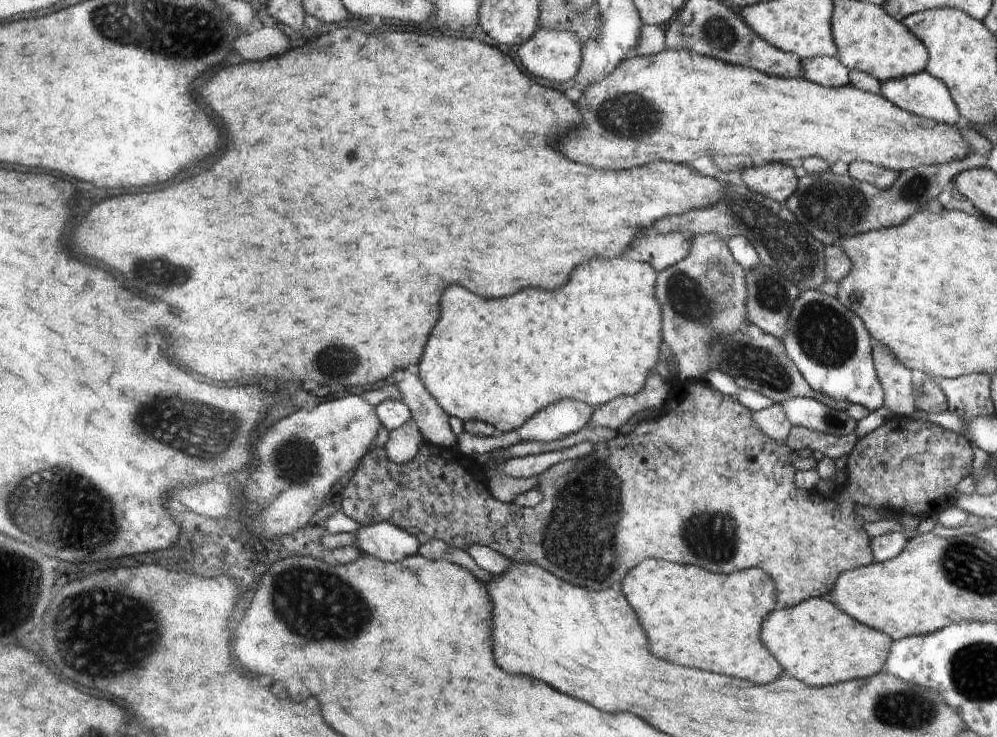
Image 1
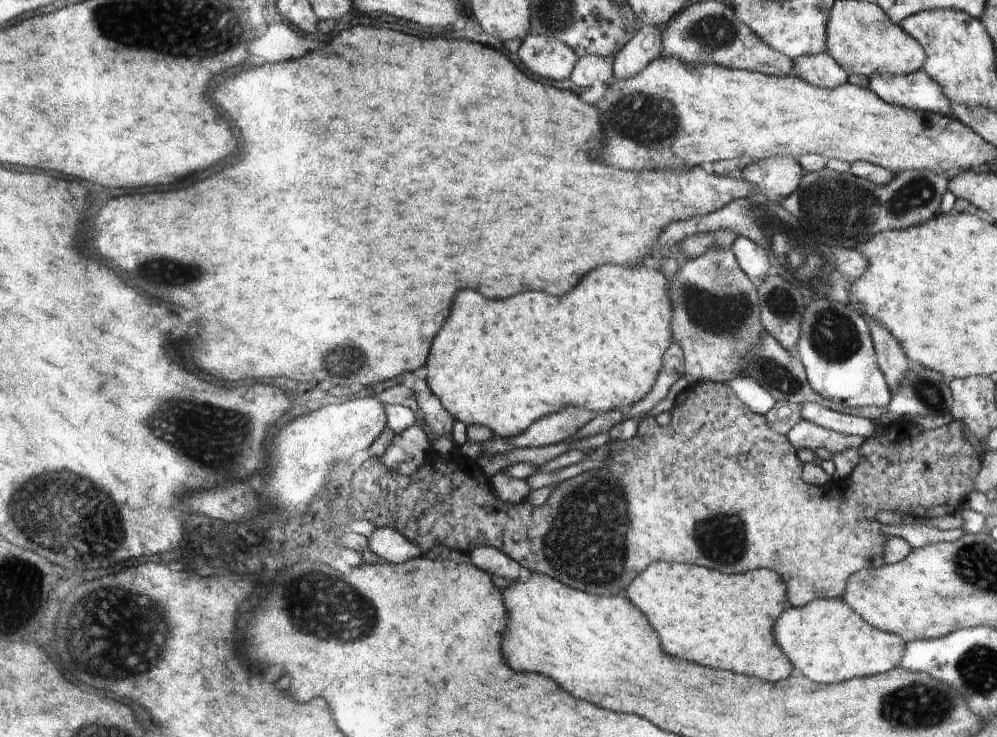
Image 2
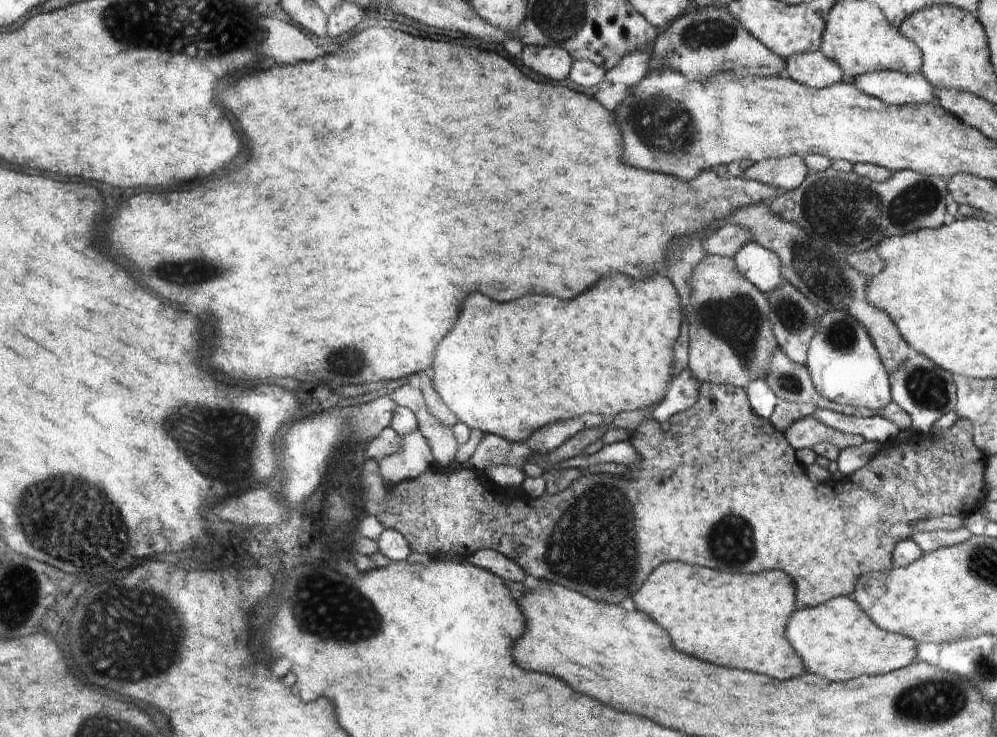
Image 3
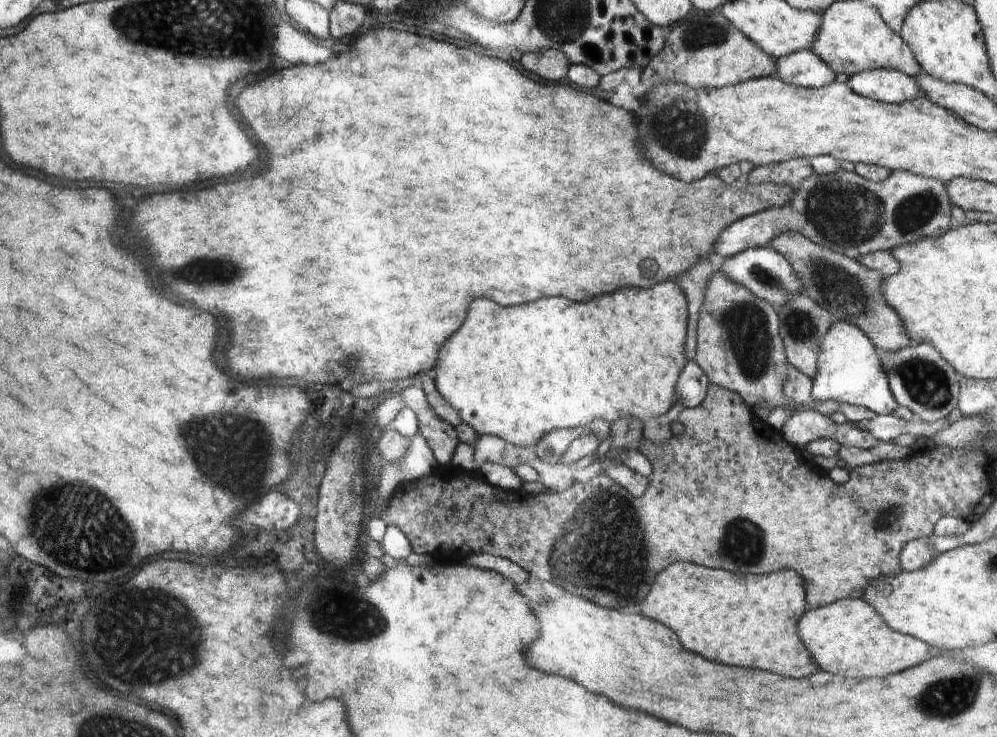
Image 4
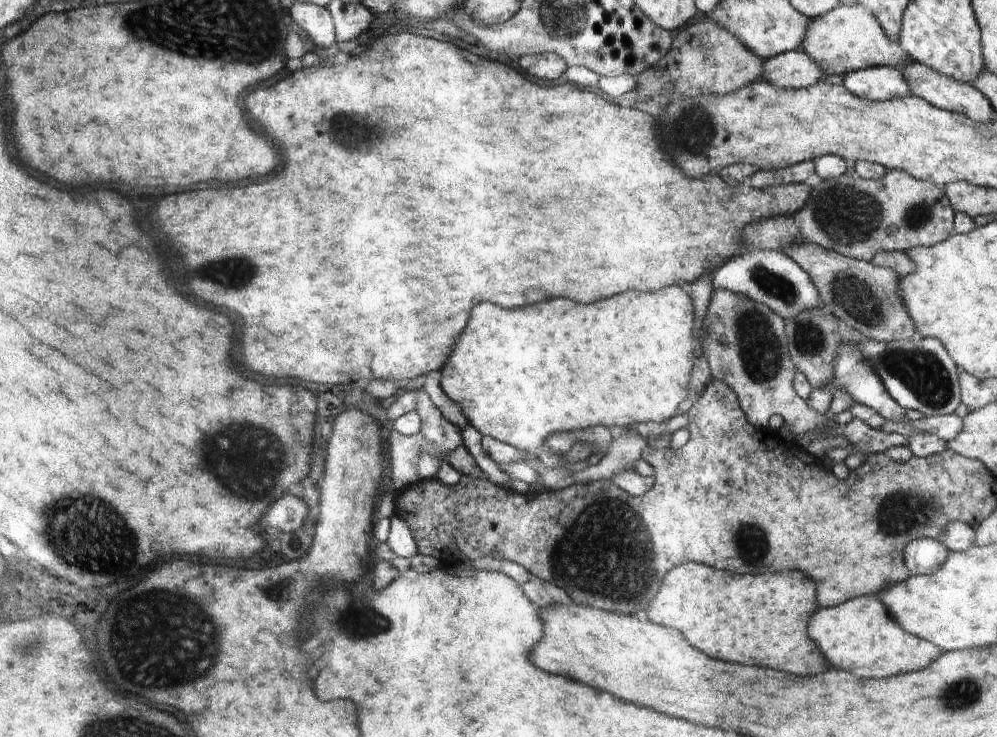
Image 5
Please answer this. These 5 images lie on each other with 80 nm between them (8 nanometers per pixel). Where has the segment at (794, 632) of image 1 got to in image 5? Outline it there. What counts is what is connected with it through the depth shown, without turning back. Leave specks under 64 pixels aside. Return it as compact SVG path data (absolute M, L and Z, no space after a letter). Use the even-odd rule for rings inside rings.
M871 595L848 600L836 608L822 608L822 612L810 617L807 633L822 644L822 652L834 660L834 668L854 672L854 676L862 678L888 678L921 671L942 656L935 644L900 628L885 604Z

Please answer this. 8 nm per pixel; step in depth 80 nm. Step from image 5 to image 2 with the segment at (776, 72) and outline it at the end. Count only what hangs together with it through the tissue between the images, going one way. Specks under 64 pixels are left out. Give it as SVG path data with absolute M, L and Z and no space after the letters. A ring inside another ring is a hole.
M827 52L817 55L802 55L793 59L792 76L800 77L815 87L833 89L847 81L845 69Z

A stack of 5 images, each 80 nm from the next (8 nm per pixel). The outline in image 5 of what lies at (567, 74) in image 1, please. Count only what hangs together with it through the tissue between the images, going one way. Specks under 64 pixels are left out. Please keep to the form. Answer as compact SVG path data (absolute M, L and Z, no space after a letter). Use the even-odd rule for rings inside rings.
M542 53L541 55L524 55L519 58L520 68L528 74L542 80L560 80L564 77L569 66L558 53Z

